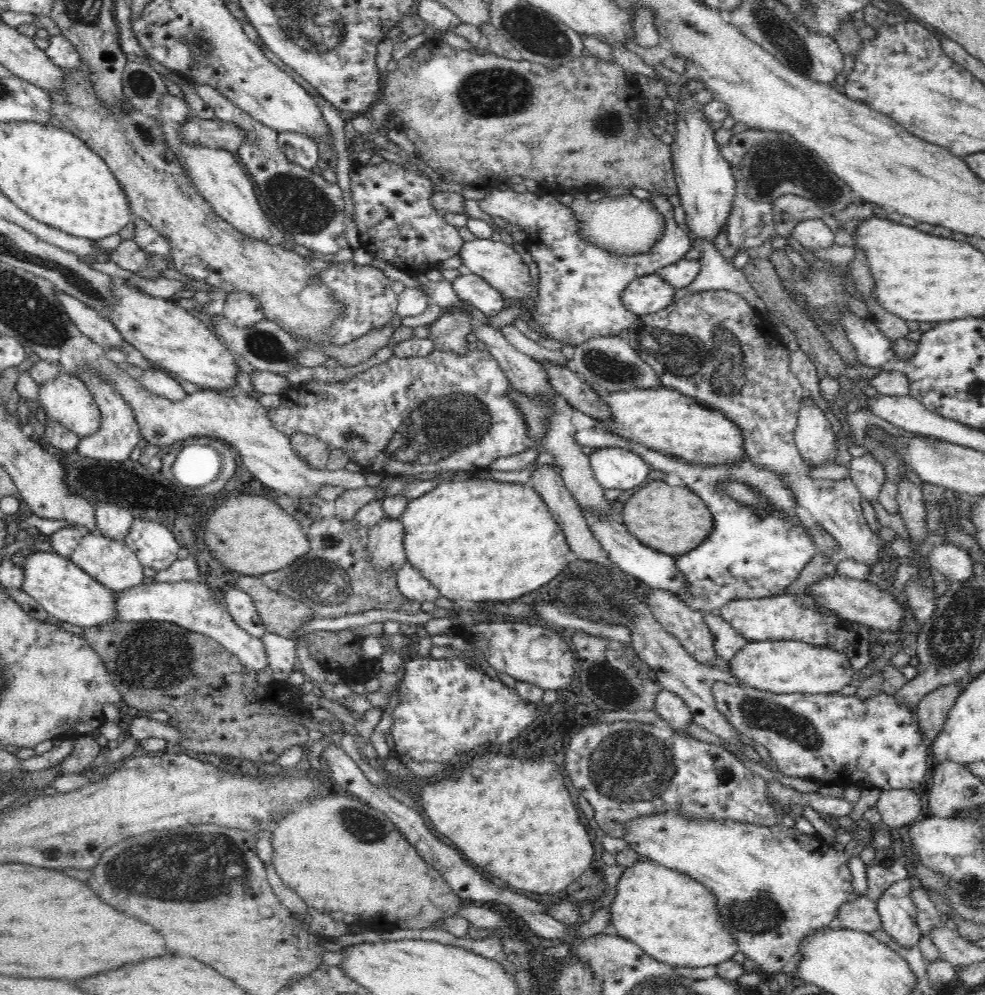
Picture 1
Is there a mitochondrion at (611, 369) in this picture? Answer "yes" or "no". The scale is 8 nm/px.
yes

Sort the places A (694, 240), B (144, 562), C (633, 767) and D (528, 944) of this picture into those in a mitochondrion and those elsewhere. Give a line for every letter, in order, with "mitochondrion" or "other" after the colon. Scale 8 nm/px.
A: other
B: other
C: mitochondrion
D: mitochondrion

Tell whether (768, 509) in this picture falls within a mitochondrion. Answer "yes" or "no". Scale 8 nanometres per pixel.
no

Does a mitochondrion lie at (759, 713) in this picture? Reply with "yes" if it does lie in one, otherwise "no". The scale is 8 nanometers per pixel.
yes

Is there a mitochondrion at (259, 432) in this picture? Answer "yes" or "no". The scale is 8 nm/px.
no

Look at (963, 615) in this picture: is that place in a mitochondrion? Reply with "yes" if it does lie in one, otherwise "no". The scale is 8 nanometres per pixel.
yes

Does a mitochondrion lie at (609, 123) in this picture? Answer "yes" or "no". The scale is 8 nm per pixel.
yes

